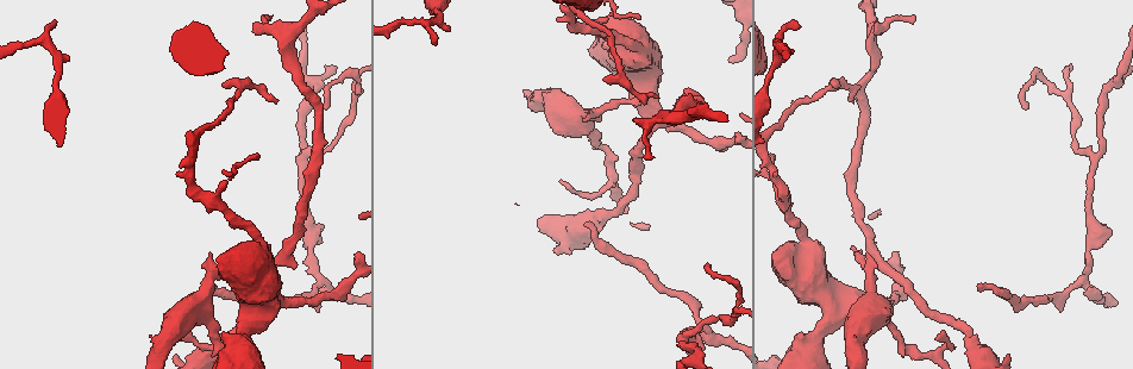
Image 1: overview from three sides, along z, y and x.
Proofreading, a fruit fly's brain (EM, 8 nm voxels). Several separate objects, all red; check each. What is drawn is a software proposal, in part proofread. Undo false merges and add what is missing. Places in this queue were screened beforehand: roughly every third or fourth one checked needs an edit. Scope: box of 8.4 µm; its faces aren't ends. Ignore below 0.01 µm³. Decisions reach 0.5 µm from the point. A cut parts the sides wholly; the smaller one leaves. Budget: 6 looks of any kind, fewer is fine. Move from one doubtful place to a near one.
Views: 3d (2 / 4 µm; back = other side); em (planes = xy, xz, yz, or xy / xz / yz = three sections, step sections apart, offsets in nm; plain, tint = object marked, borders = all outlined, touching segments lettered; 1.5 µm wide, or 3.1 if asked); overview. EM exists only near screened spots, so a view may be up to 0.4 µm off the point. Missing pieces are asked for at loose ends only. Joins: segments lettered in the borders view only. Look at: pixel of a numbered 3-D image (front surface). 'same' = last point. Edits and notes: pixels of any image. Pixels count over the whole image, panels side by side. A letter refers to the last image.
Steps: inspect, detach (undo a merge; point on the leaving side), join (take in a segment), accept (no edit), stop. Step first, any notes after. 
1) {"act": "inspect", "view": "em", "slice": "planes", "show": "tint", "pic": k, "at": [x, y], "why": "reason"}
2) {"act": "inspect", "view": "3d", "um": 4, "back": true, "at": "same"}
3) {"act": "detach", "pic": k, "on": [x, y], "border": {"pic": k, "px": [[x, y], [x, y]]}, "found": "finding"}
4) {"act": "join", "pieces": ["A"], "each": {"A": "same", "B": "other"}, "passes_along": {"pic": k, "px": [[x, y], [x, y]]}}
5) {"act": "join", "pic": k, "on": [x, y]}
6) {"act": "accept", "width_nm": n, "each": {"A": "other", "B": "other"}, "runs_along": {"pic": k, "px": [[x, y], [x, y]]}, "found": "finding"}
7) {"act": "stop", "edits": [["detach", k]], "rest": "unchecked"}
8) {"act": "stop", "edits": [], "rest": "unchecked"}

{"act": "inspect", "view": "em", "slice": "xy", "step": 8, "show": "tint", "pic": 1, "at": [612, 178], "why": "three arms meet"}

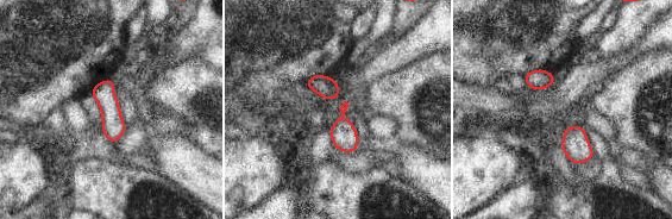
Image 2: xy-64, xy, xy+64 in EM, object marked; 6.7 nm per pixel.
{"act": "inspect", "view": "em", "slice": "planes", "show": "borders", "at": "same"}

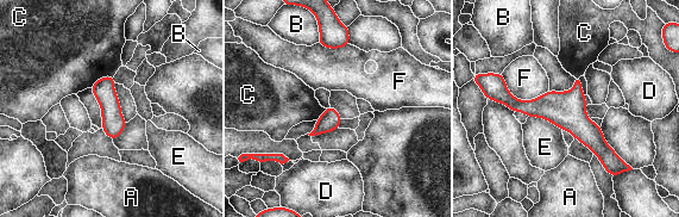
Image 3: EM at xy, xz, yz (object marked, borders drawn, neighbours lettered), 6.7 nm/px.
{"act": "accept", "width_nm": 50, "longest_contact_nm": ["F", 340], "each": {"A": "other", "B": "other", "C": "other", "D": "other", "E": "other", "F": "other"}, "found": "continuous, no second neuron"}

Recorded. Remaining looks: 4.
{"act": "inspect", "view": "3d", "um": 4, "pic": 1, "at": [707, 267], "why": "thin end"}

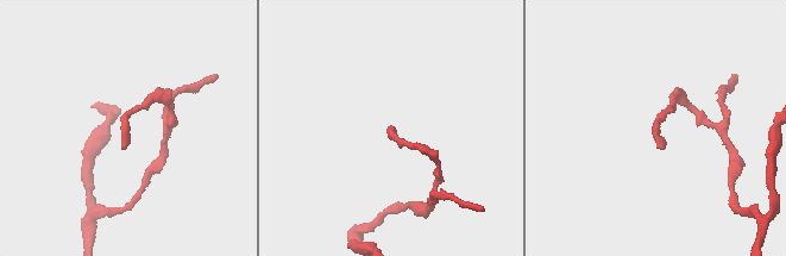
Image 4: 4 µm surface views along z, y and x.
{"act": "inspect", "view": "em", "slice": "planes", "show": "borders", "pic": 4, "at": [393, 134], "why": "need the tissue"}

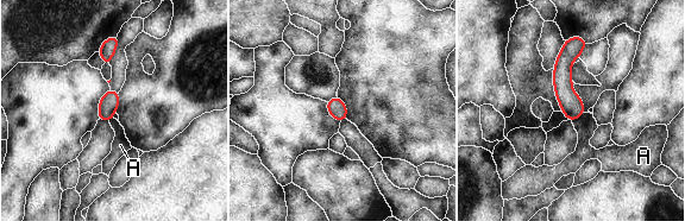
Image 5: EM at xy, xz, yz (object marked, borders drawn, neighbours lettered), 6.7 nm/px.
{"act": "accept", "width_nm": 110, "each": {"A": "other"}, "runs_along": {"pic": 5, "px": [[577, 39], [564, 61], [572, 117]]}, "found": "no lettered segment goes on from it"}

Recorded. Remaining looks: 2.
{"act": "stop", "edits": [], "rest": "unchecked"}

